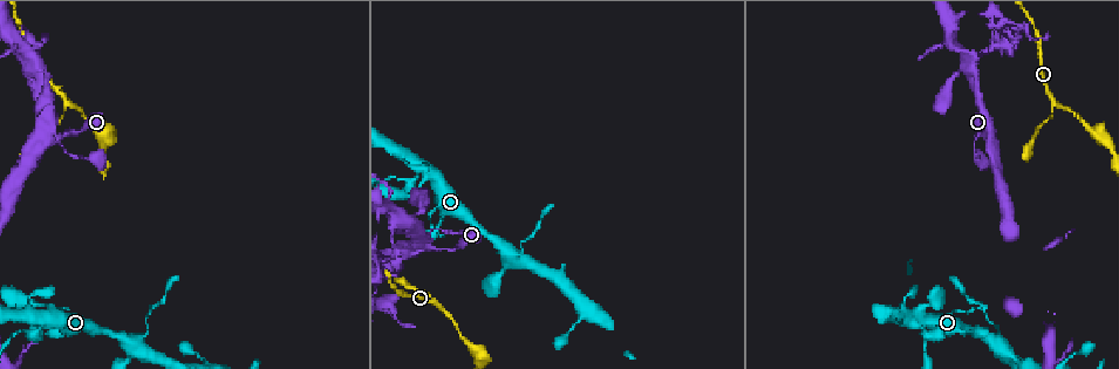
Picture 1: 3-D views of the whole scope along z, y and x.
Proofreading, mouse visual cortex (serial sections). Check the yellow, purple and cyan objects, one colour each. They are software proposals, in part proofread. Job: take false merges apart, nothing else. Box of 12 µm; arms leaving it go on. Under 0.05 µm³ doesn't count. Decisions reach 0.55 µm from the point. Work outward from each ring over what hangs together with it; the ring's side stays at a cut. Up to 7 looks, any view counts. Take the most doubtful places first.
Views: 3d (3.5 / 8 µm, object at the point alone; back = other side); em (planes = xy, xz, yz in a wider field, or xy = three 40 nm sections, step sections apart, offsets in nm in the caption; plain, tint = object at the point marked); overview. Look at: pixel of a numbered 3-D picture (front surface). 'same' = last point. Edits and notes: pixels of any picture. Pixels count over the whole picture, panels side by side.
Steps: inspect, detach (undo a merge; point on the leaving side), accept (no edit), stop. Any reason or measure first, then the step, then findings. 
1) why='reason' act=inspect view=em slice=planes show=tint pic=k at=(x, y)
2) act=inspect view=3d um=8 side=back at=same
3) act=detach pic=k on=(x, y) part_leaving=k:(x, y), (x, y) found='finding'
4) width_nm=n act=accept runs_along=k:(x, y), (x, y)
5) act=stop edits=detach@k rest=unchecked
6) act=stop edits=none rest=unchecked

why='a narrow waist' act=inspect view=3d um=3.5 pic=1 at=(414, 181)

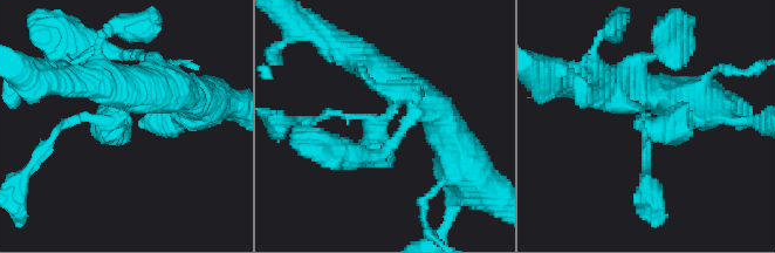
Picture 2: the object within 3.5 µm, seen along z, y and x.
why='shape alone is not enough' act=inspect view=em slice=planes show=tint pic=2 at=(117, 118)

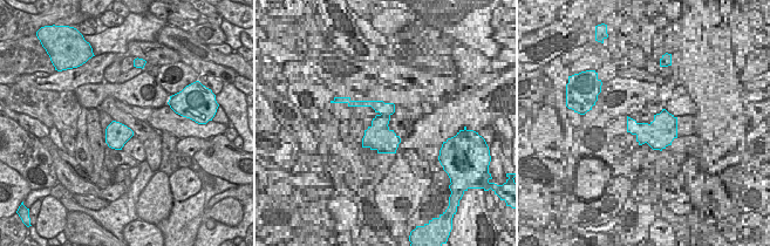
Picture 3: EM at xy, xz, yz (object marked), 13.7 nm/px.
act=detach pic=2 on=(313, 121) part_leaving=2:(364, 117), (328, 111), (285, 123) found='a second cell is stuck on'

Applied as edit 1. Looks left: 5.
why='four or more arms meet' act=inspect view=3d um=3.5 pic=1 at=(50, 137)

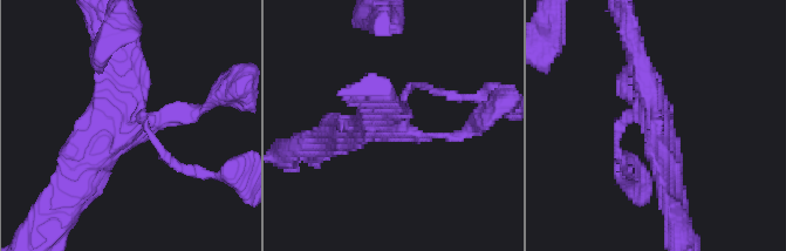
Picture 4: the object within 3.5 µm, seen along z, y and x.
act=inspect view=em slice=planes show=plain pic=4 at=(133, 120)

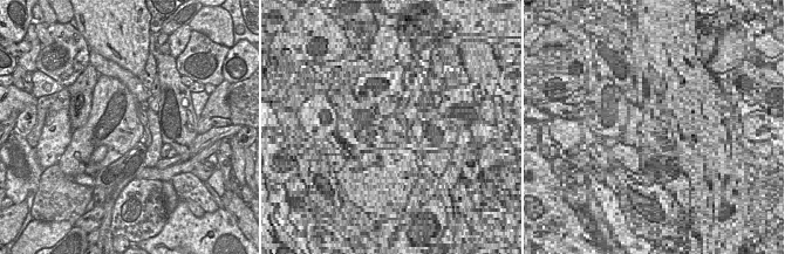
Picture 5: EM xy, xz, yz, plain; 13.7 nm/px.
act=inspect view=em slice=planes show=tint at=same

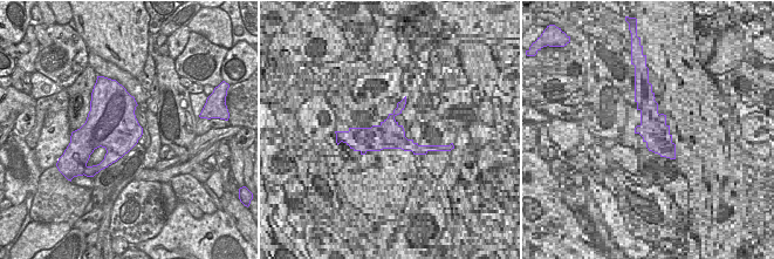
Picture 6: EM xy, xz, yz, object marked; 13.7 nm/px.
act=accept runs_along=4:(204, 108), (136, 123), (117, 47) found='continuous, no second cell'

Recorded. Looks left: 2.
why='abrupt turn' act=inspect view=3d um=3.5 pic=1 at=(395, 253)

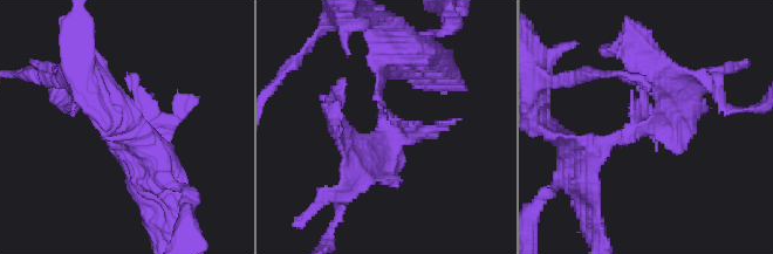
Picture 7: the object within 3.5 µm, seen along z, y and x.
why='shape alone is not enough' act=inspect view=em slice=xy step=5 show=tint pic=7 at=(649, 123)

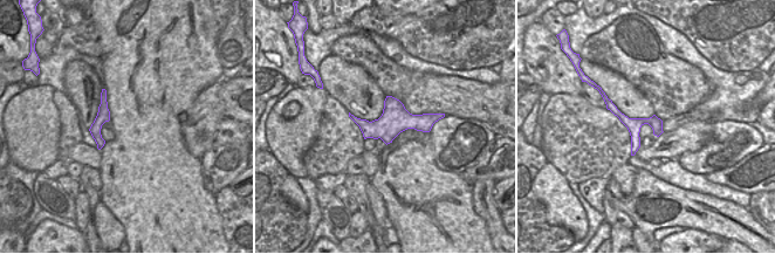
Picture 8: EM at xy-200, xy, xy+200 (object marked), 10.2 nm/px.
act=detach pic=7 on=(145, 109) found='a second cell is stuck on'

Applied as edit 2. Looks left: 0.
act=stop edits=detach@2,detach@7 rest=unchecked

